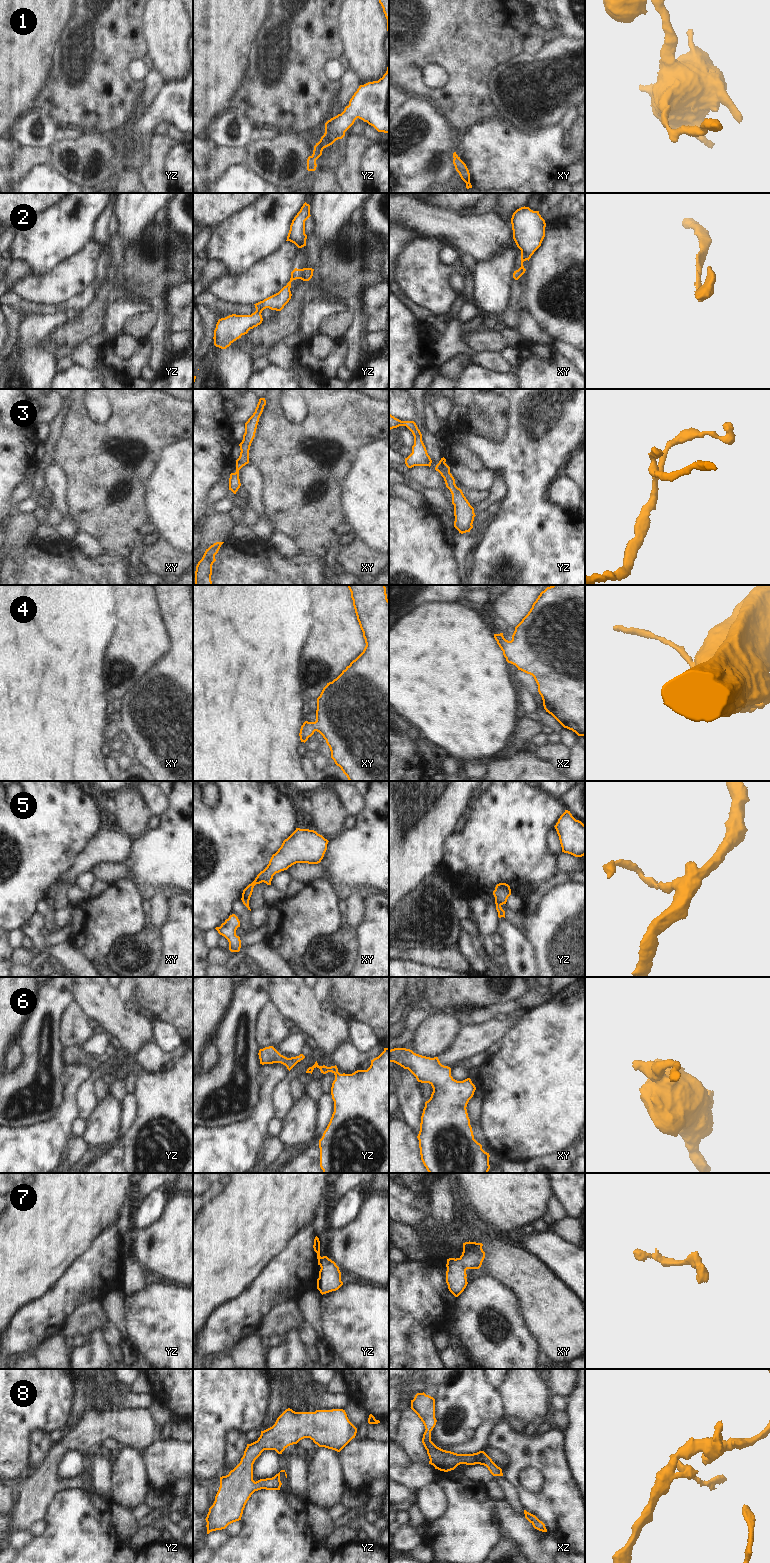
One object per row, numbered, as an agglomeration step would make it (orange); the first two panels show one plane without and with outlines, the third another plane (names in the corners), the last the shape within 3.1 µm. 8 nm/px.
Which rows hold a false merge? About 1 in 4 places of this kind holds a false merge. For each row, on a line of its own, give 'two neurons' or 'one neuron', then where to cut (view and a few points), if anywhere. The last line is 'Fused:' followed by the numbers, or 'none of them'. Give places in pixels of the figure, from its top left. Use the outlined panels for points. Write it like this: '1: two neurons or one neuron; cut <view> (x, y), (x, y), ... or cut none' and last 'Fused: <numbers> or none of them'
1: one neuron; cut none
2: two neurons; cut yz (299, 269), (302, 272), (301, 279)
3: one neuron; cut none
4: one neuron; cut none
5: one neuron; cut none
6: one neuron; cut none
7: one neuron; cut none
8: one neuron; cut none
Fused: 2

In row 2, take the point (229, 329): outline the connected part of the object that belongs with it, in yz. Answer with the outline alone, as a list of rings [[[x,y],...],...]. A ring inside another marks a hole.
[[[295,268],[291,272],[290,281],[278,293],[260,301],[255,305],[256,311],[251,315],[232,314],[218,320],[214,330],[214,345],[221,349],[226,349],[234,341],[248,333],[250,329],[257,327],[263,321],[262,311],[266,308],[281,311],[291,299],[291,282],[302,279],[303,272]]]

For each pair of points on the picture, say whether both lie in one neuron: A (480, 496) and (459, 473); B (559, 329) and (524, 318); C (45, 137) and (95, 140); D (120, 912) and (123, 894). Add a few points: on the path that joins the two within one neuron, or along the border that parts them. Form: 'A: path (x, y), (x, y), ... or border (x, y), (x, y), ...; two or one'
A: border (455, 479), (470, 489), (489, 490); two
B: border (524, 308), (550, 338); two
C: border (55, 142), (50, 148); two
D: path (120, 908), (121, 898); one

